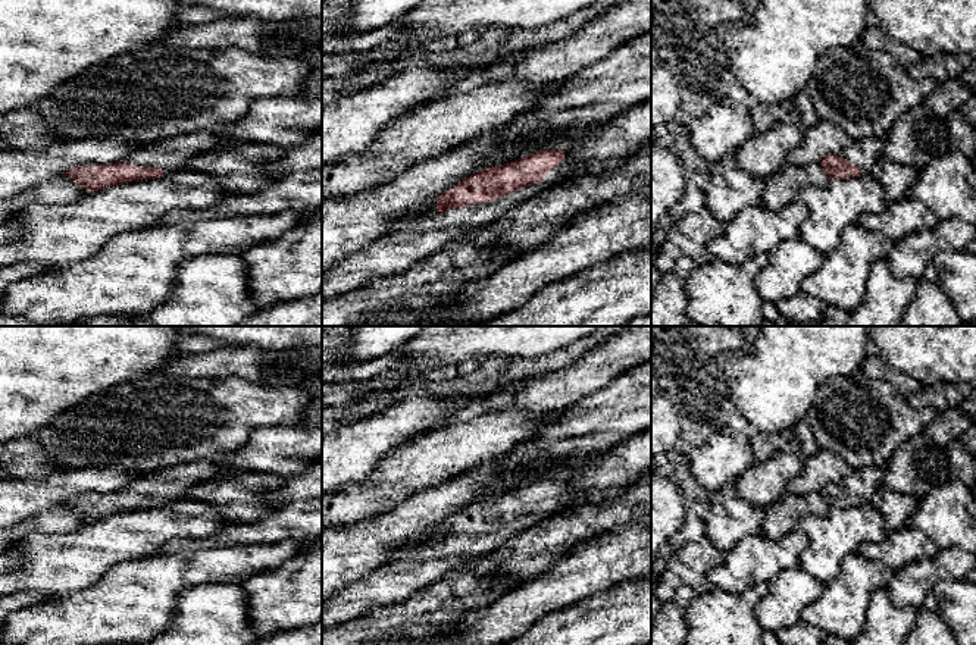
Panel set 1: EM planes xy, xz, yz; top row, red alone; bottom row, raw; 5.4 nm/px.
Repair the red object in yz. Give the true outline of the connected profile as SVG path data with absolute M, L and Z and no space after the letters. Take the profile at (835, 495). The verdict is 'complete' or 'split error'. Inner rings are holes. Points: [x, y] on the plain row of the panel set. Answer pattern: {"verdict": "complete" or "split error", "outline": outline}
{"verdict": "split error", "outline": "M863 467L851 470L839 483L830 482L820 491L829 508L850 508L870 502L875 491L882 486L883 470Z"}

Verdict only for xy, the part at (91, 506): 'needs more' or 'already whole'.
needs more

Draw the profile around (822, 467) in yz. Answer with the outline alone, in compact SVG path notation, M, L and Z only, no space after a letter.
M819 450L803 461L800 475L789 479L786 492L805 497L820 492L828 483L839 483L853 469L836 454Z

